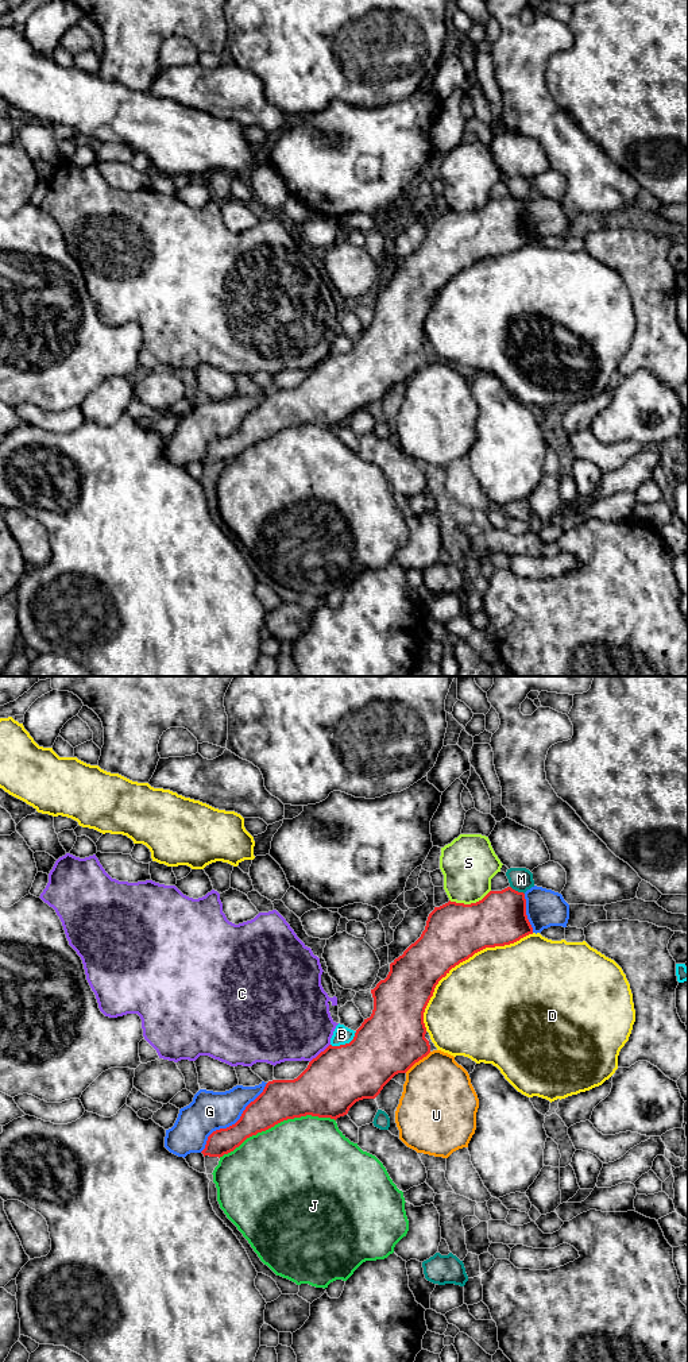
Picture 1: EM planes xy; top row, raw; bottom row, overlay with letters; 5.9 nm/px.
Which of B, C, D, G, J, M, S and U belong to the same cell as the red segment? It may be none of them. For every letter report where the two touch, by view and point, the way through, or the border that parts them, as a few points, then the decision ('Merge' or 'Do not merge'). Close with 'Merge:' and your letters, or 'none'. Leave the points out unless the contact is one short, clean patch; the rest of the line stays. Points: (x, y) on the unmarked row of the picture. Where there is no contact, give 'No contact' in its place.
B: Touches red at xy (346, 352). Do not merge
C: Touches red at xy (321, 361). Do not merge
D: Touches red at xy (462, 270). Do not merge
G: Touches red at xy (235, 432). Merge
J: Touches red at xy (277, 432). Do not merge
M: Touches red at xy (517, 200). Do not merge
S: Touches red at xy (471, 212). Do not merge
U: Touches red at xy (417, 370). Do not merge
Merge: G

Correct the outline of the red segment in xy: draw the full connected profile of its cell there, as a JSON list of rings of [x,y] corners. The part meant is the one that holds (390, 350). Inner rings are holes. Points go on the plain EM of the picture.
[[[537,194],[525,202],[507,196],[490,200],[476,212],[449,209],[434,216],[421,246],[390,273],[387,286],[371,298],[372,323],[364,328],[349,352],[329,354],[294,389],[262,390],[255,396],[236,394],[225,401],[200,398],[193,410],[179,418],[174,435],[166,439],[165,456],[183,467],[190,462],[220,467],[247,447],[283,429],[306,424],[336,429],[347,424],[356,410],[375,408],[395,383],[406,382],[430,362],[424,321],[436,294],[452,277],[486,256],[510,254],[550,235],[567,236],[568,228],[569,213],[563,204]]]

